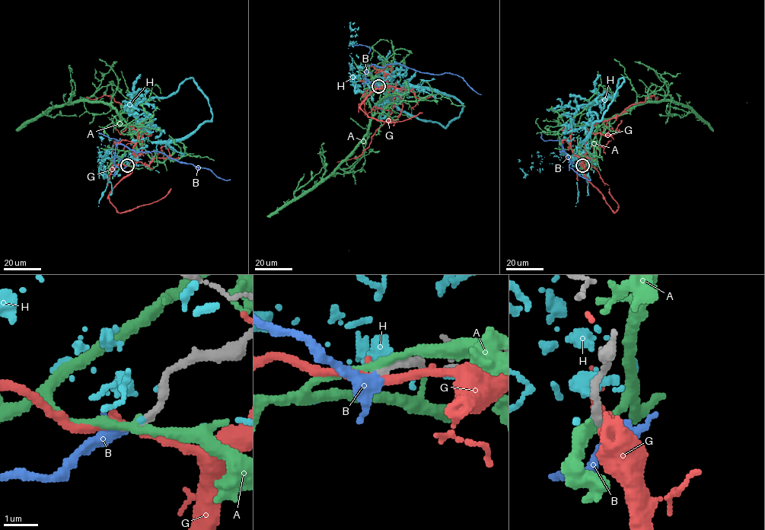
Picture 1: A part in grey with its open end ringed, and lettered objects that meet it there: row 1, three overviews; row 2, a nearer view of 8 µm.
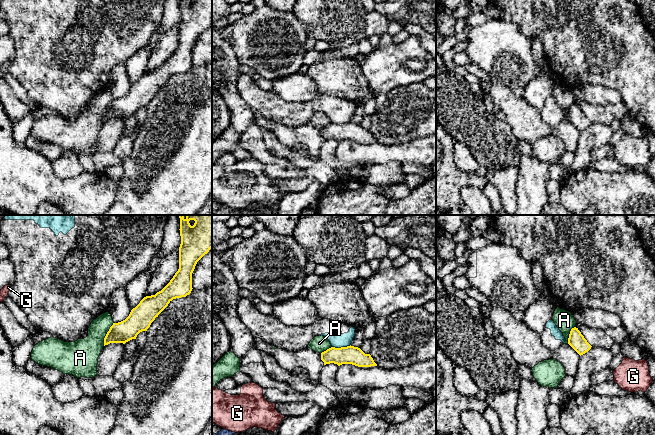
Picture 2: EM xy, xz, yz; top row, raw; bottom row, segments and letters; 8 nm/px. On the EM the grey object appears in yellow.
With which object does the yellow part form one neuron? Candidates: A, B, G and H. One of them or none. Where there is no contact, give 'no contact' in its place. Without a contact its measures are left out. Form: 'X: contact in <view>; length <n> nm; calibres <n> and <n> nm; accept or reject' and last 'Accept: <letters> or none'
A: contact in xy; length 200 nm; calibres 170 and 240 nm; reject
B: no contact; accept
G: no contact; reject
H: contact in xz; length 150 nm; calibres 140 and 110 nm; reject
Accept: B

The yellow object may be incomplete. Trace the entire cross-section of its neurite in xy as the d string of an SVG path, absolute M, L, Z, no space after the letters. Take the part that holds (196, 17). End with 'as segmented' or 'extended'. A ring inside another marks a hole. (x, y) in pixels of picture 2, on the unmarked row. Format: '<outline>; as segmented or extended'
M180 0L181 20L179 23L179 45L170 58L155 71L144 73L131 86L129 92L118 99L113 99L104 114L104 122L110 119L123 119L136 115L142 107L147 107L156 93L176 74L186 73L192 67L192 49L197 38L212 24L212 0Z; as segmented

